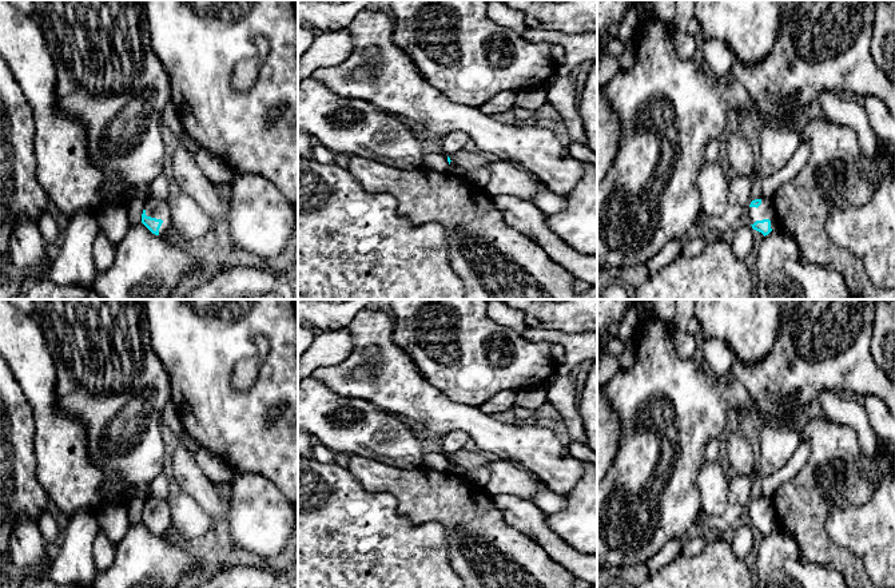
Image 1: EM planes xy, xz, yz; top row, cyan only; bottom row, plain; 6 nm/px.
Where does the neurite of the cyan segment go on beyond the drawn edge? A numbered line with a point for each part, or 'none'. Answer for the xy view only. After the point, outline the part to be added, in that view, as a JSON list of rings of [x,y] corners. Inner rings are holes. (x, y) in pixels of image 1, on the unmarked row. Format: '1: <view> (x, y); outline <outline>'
1: xy (155, 507); outline [[[148,496],[144,502],[146,514],[156,519],[162,519],[163,523],[159,528],[159,535],[167,531],[171,524],[170,504],[164,498]]]

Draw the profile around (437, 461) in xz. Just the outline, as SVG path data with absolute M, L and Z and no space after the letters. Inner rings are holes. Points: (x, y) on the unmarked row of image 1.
M430 452L423 456L423 466L438 473L448 473L449 461L445 452Z

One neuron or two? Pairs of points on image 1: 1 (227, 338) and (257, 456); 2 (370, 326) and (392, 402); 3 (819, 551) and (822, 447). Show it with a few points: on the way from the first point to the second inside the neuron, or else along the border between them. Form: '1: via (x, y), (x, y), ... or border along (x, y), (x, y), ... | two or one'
1: via (221, 368), (221, 410), (237, 426) | one
2: via (385, 345), (392, 356), (392, 384) | one
3: via (810, 525), (810, 472) | one

